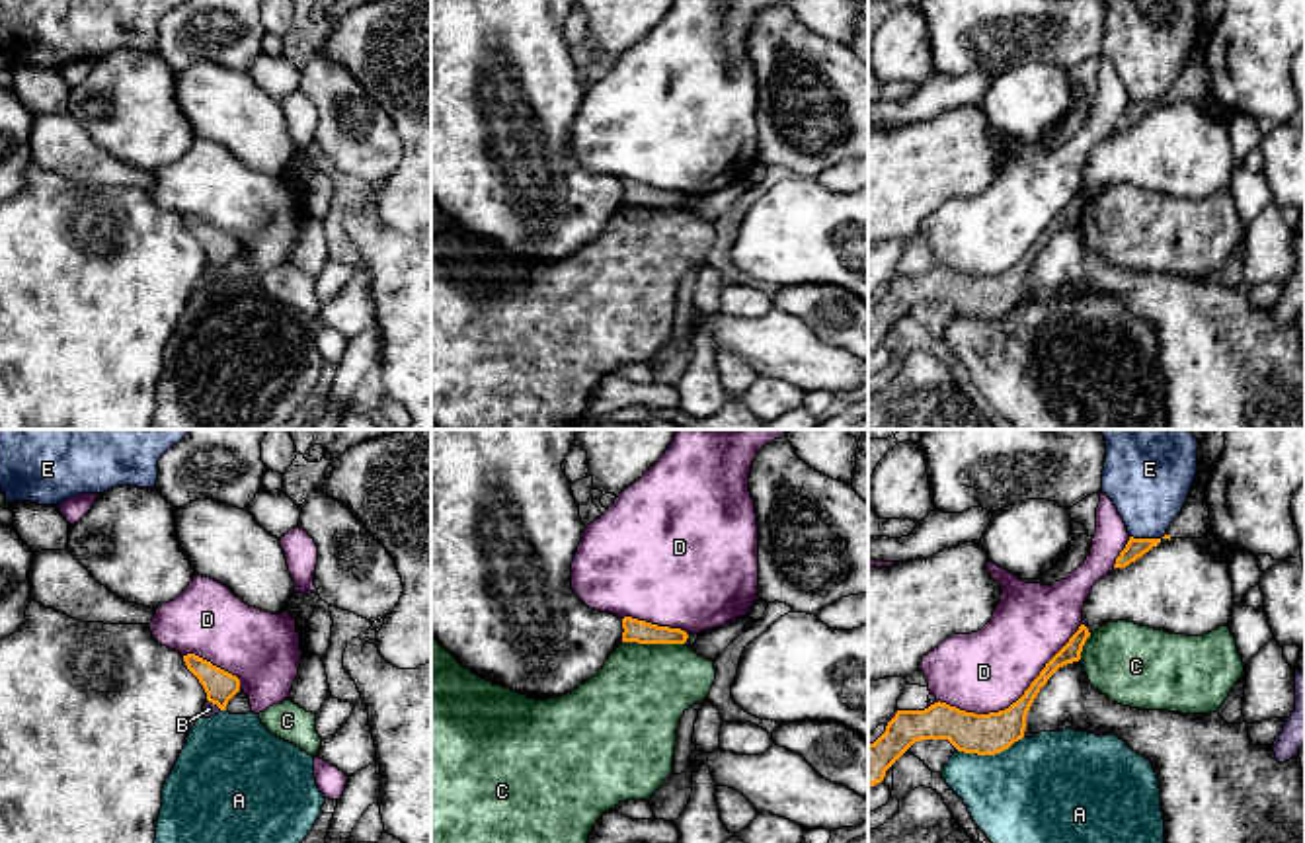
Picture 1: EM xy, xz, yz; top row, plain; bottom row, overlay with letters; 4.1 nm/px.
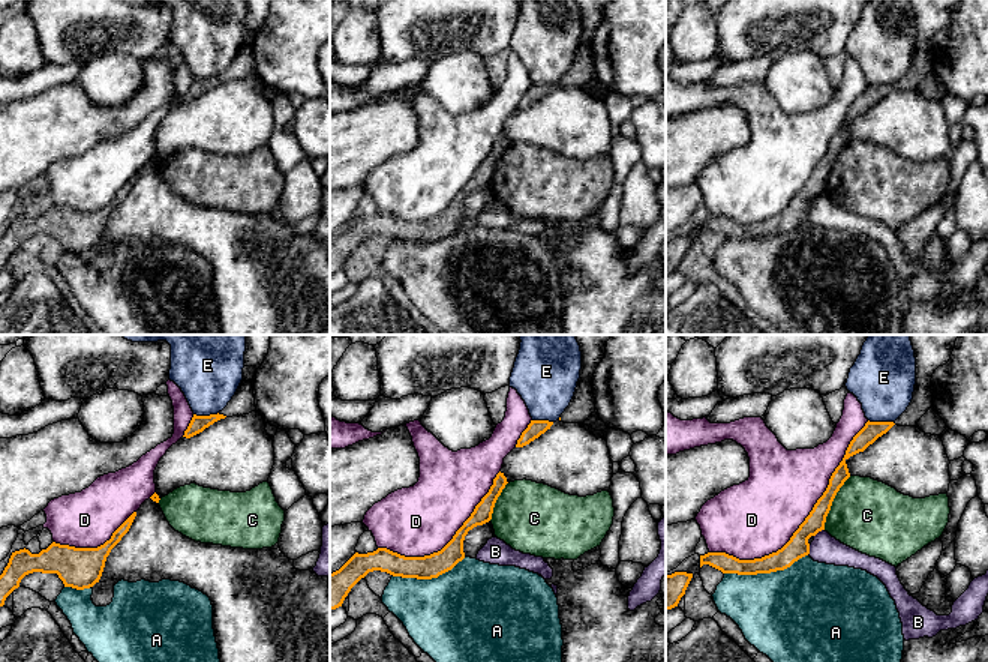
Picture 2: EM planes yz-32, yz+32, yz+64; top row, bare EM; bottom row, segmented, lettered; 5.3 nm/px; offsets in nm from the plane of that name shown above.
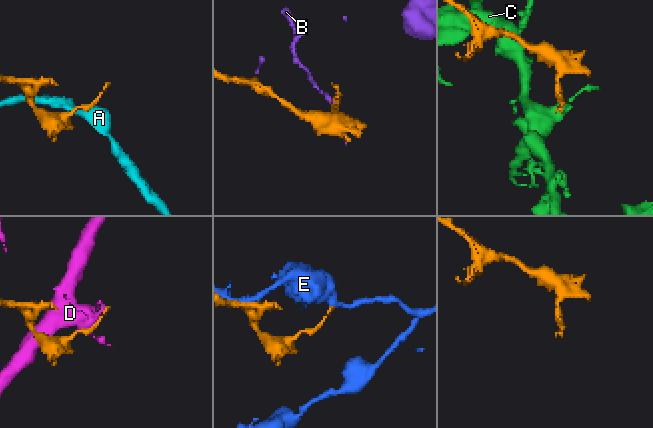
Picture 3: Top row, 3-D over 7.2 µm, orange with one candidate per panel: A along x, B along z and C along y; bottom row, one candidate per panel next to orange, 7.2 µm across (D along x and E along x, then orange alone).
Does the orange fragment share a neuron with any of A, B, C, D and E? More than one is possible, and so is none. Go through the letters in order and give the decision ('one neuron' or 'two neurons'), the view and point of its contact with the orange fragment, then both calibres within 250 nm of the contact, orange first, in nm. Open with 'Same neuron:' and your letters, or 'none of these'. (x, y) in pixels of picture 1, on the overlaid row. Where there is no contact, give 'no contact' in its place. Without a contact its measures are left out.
Same neuron: none of these
A: two neurons; contact yz (989, 754); calibres 180 and 420 nm
B: two neurons; contact xy (215, 703); calibres 130 and 60 nm
C: two neurons; contact xz (654, 642); calibres 100 and 380 nm
D: two neurons; contact yz (1017, 701); calibres 180 and 340 nm
E: two neurons; contact yz (1147, 539); calibres 80 and 340 nm

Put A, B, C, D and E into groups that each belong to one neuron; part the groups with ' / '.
A / B / C / D / E

